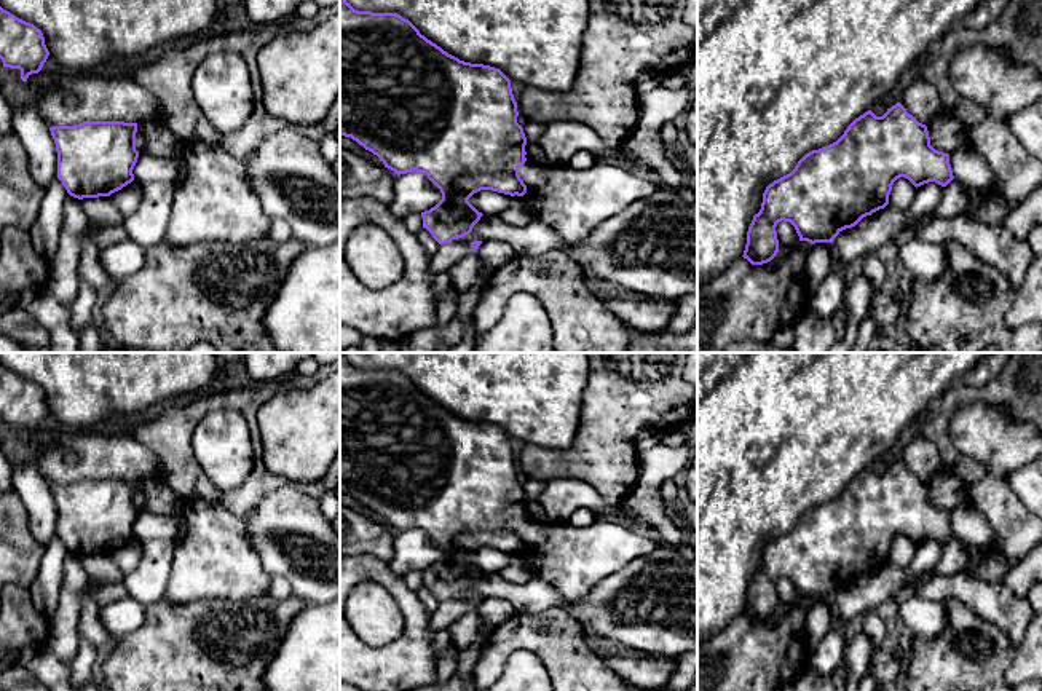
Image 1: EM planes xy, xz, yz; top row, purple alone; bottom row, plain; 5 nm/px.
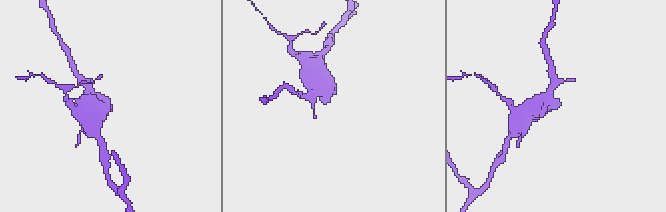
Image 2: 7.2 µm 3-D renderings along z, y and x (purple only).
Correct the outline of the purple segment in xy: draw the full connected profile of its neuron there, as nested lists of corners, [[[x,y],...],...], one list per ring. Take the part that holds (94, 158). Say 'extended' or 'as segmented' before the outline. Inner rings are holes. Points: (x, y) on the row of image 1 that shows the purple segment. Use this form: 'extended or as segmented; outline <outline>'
as segmented; outline [[[83,121],[49,131],[57,152],[57,179],[70,196],[110,196],[134,180],[137,123]]]

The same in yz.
as segmented; outline [[[897,102],[882,116],[871,110],[855,118],[833,144],[806,153],[795,169],[769,184],[763,203],[747,231],[744,259],[752,265],[771,262],[779,252],[776,227],[790,222],[799,241],[833,243],[846,228],[884,209],[897,179],[908,179],[916,188],[935,182],[946,187],[953,179],[949,155],[930,145],[927,126]]]

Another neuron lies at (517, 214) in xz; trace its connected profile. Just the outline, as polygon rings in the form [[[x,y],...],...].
[[[512,196],[511,204],[504,209],[499,217],[512,225],[512,227],[523,227],[531,222],[531,212],[528,204],[525,203],[523,196]]]

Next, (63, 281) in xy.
[[[69,195],[64,203],[64,223],[57,252],[49,262],[46,281],[46,289],[64,305],[70,305],[78,294],[78,262],[83,233],[88,227],[89,220],[81,201]]]

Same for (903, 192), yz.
[[[900,177],[894,182],[892,192],[889,195],[889,204],[905,211],[914,199],[916,187],[905,177]]]

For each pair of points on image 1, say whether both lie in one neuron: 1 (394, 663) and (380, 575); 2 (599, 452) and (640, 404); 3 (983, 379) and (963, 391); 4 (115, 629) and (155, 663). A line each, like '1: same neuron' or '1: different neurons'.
1: same neuron
2: same neuron
3: different neurons
4: different neurons

